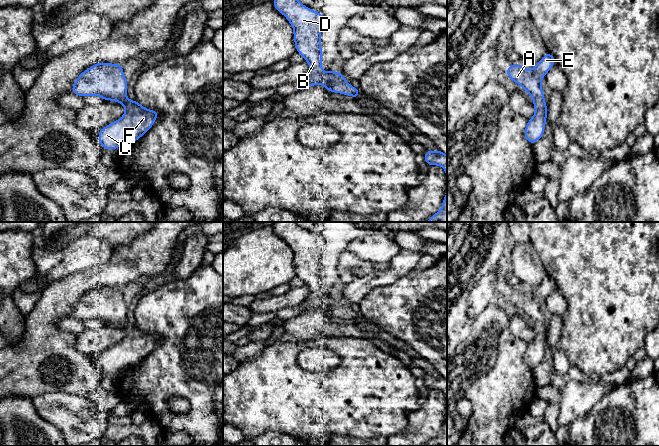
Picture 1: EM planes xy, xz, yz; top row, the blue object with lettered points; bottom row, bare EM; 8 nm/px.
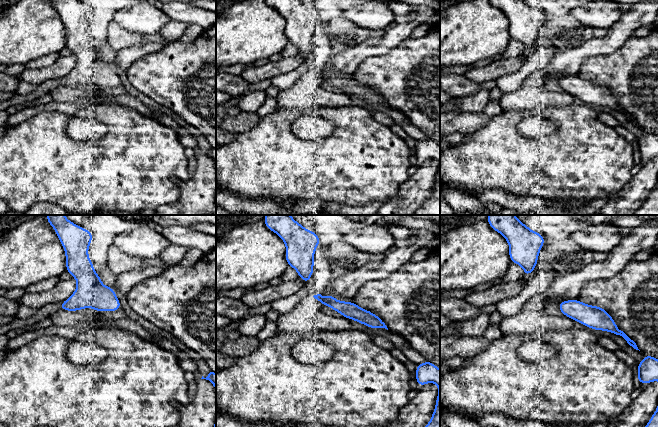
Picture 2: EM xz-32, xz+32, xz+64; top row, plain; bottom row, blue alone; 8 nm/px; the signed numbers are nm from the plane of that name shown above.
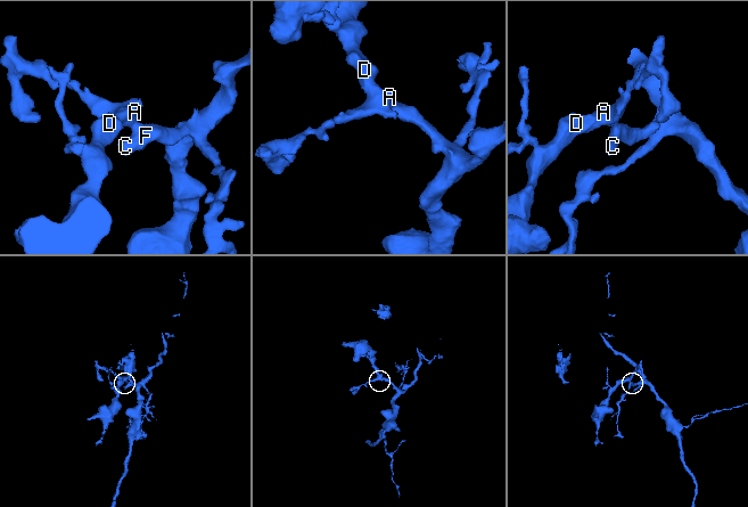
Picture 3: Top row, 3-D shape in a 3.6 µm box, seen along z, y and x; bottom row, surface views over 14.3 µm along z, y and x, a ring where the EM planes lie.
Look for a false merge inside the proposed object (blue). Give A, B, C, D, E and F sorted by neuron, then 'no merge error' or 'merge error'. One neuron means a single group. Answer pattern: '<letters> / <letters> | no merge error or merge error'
A B C D E F | no merge error

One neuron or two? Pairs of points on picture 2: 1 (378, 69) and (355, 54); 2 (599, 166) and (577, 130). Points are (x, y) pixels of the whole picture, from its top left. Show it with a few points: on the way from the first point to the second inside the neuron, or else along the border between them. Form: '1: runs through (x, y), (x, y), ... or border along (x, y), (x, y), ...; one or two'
1: border along (387, 53), (381, 56), (366, 57), (352, 74); two
2: runs through (590, 157), (582, 149), (580, 139); one

